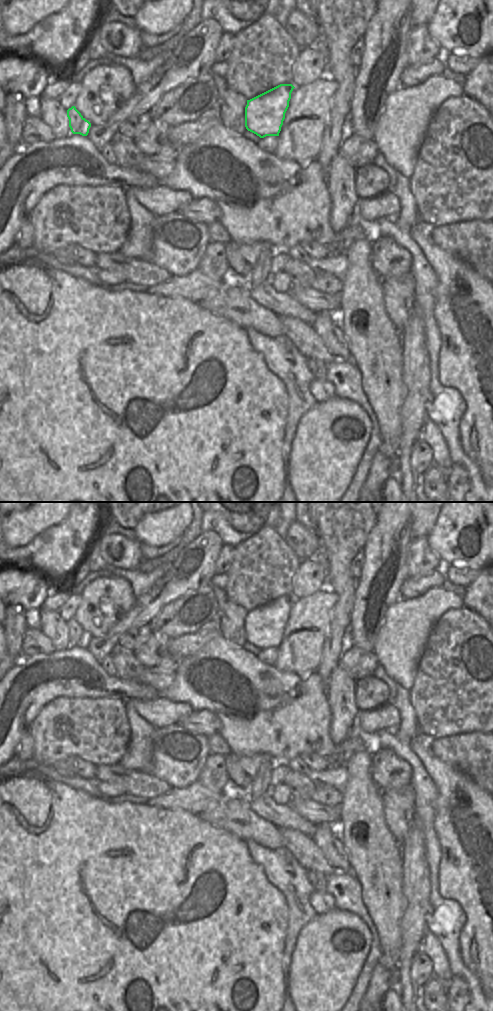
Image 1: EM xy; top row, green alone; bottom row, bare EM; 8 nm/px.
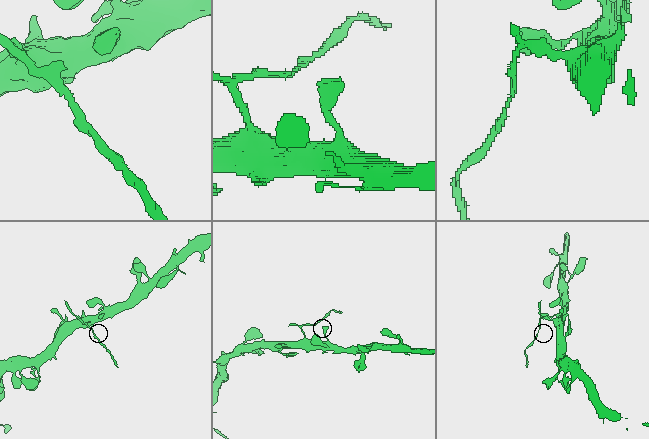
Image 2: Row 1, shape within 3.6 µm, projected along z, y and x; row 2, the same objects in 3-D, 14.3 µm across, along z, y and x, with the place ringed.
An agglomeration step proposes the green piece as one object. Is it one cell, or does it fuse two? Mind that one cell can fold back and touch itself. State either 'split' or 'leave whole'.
split

